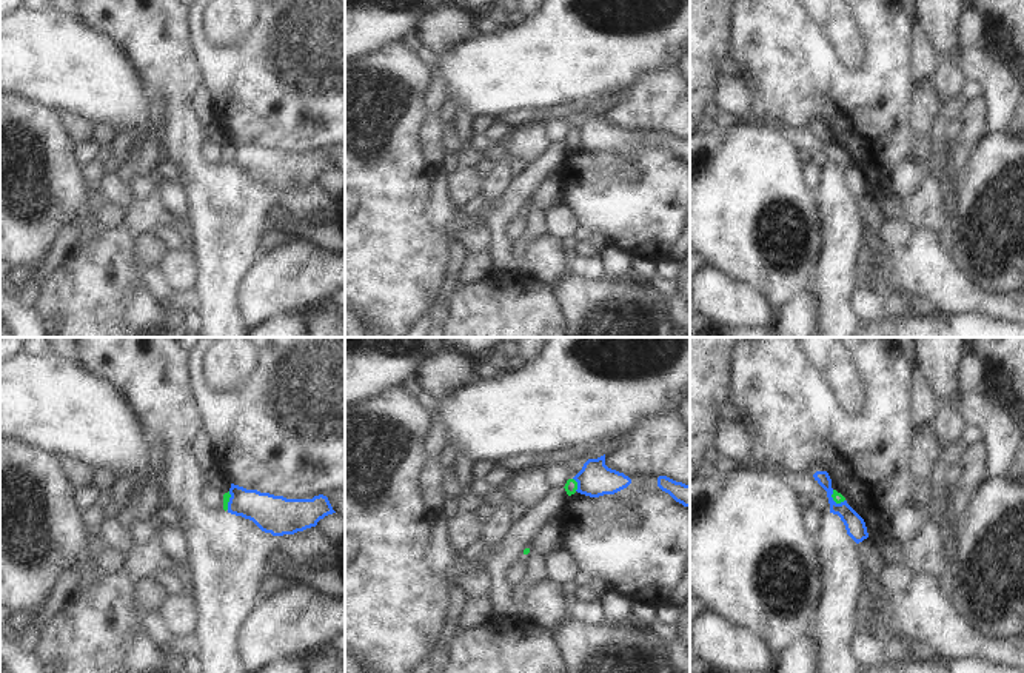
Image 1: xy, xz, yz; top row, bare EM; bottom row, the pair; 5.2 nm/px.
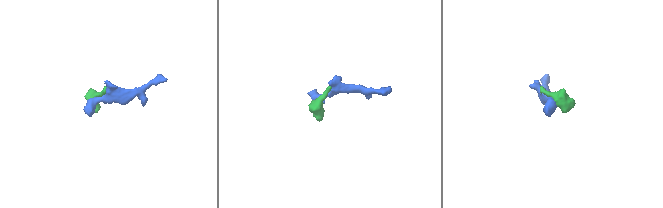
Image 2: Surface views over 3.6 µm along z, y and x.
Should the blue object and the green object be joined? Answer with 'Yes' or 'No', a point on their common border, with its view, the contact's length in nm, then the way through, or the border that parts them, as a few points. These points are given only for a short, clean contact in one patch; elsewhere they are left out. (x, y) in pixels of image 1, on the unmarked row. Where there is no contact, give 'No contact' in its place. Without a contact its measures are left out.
No. Touches blue at xz (578, 139). Shared border 70 nm. Boundary: xz (573, 133), (576, 145)

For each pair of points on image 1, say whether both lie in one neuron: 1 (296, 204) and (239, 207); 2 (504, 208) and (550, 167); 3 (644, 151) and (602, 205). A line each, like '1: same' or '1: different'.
1: same
2: same
3: same

